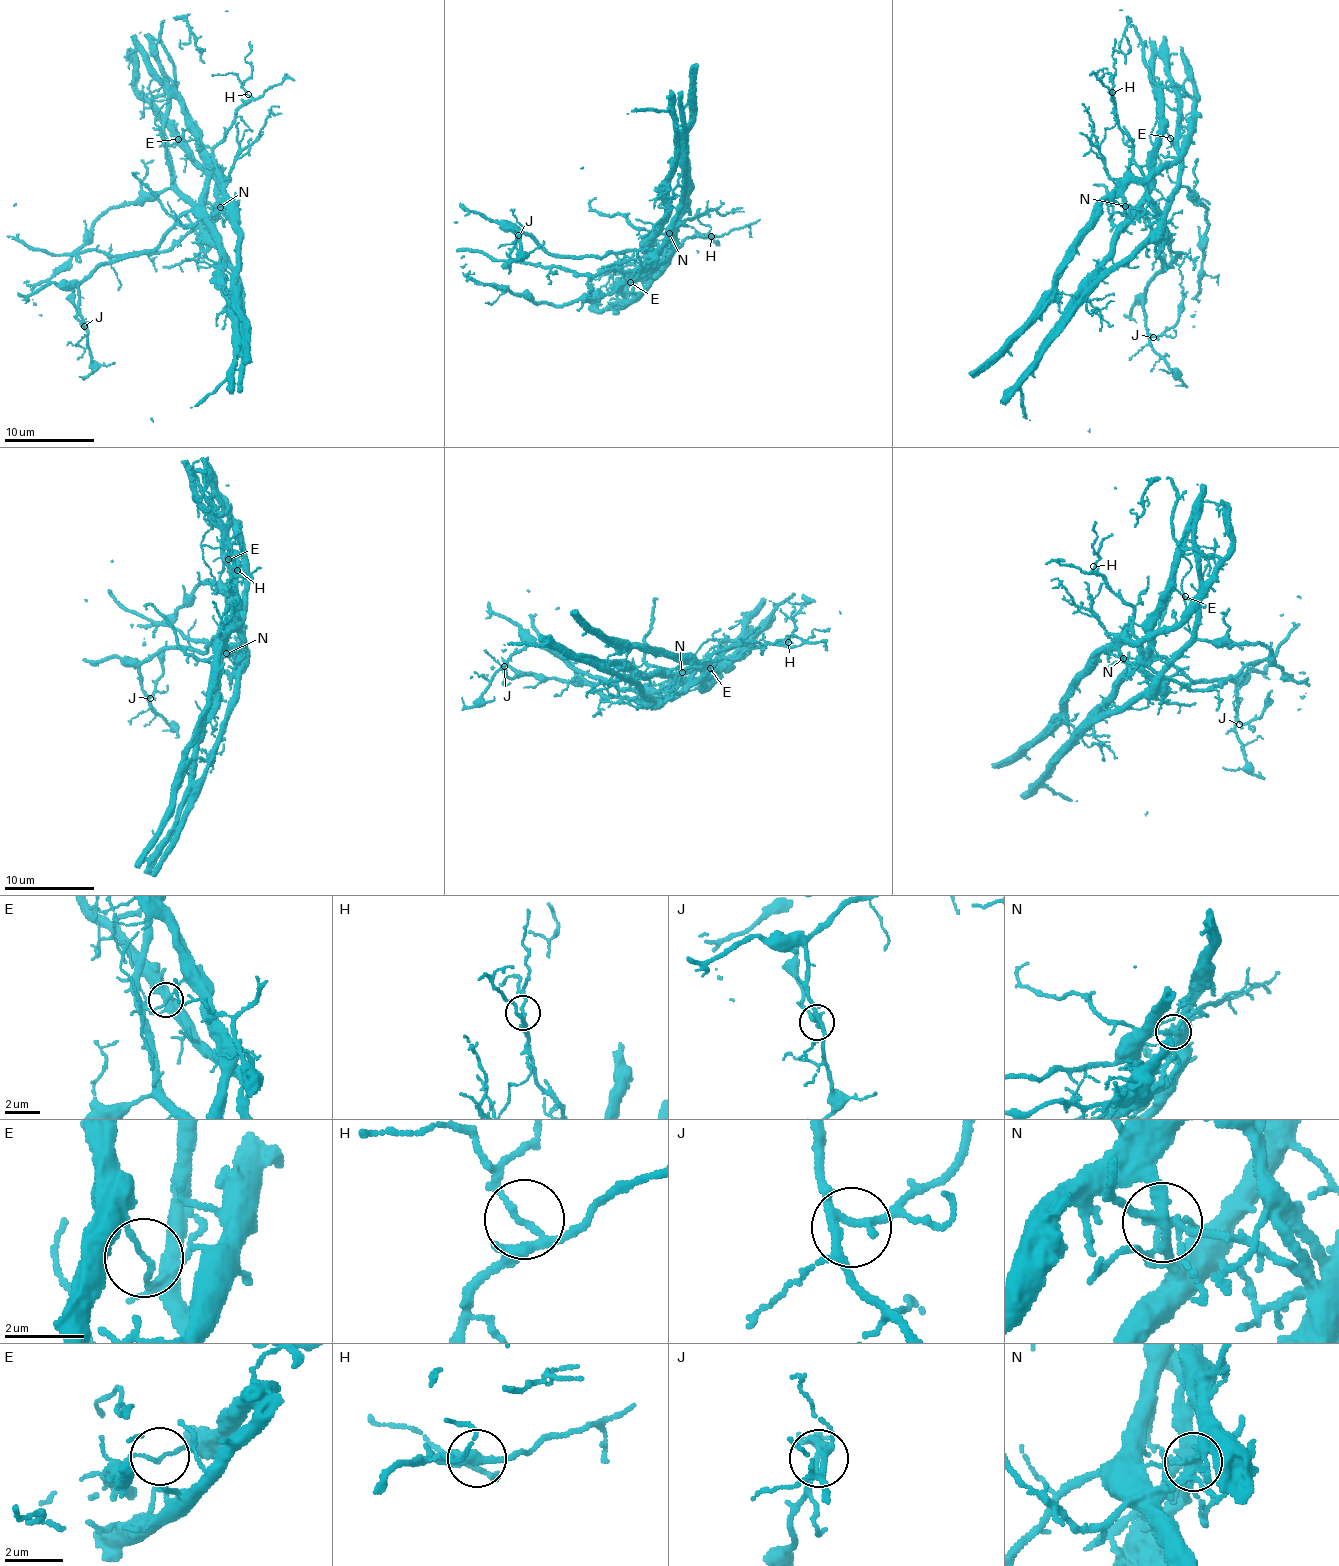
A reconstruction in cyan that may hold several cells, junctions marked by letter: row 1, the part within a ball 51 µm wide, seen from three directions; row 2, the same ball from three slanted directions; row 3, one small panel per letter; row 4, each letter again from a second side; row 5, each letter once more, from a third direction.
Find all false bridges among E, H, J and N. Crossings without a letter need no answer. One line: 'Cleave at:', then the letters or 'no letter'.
Cleave at: E, N

